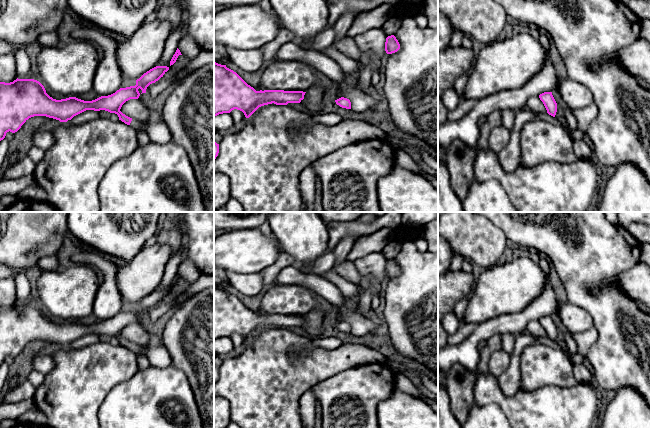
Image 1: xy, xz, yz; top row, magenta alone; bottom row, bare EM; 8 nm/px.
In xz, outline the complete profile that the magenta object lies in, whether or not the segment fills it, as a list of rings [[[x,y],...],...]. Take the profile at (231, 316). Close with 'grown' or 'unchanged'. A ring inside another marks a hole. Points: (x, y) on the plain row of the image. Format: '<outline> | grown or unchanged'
[[[214,286],[214,341],[237,333],[249,342],[264,329],[300,327],[305,317],[284,314],[256,315],[226,289]]] | unchanged

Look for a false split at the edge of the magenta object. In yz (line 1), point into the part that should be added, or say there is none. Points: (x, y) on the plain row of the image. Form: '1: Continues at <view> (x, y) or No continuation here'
1: No continuation here

